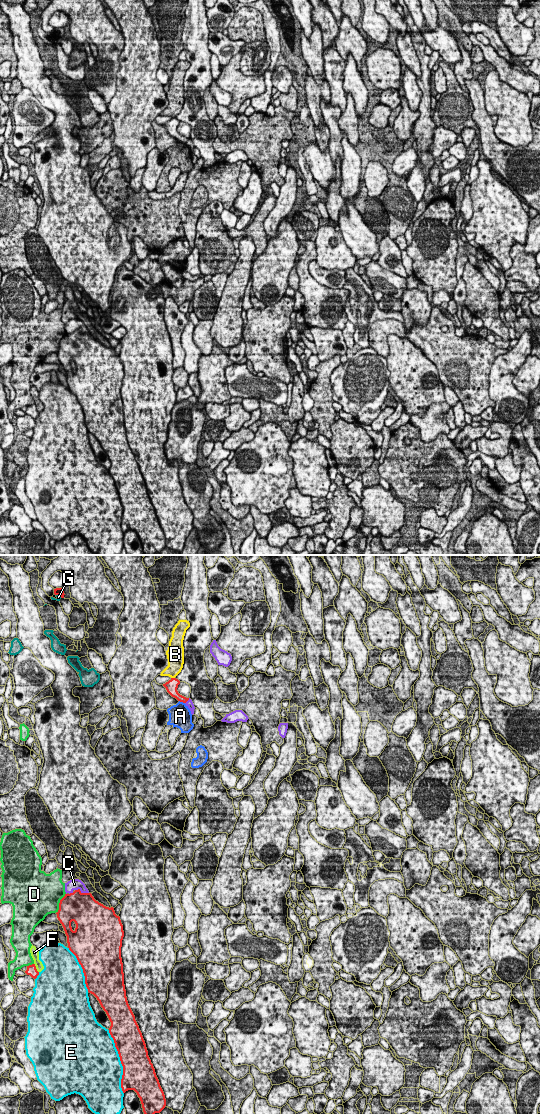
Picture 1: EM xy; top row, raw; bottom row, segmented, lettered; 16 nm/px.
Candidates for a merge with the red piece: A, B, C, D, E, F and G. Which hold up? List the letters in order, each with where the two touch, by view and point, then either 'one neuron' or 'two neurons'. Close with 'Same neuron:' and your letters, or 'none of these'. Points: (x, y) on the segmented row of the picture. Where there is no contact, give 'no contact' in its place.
A: xy (182, 701) | two neurons
B: xy (173, 678) | two neurons
C: xy (82, 893) | two neurons
D: xy (59, 903) | two neurons
E: xy (121, 1062) | two neurons
F: xy (35, 968) | two neurons
G: xy (59, 595) | two neurons
Same neuron: none of these

